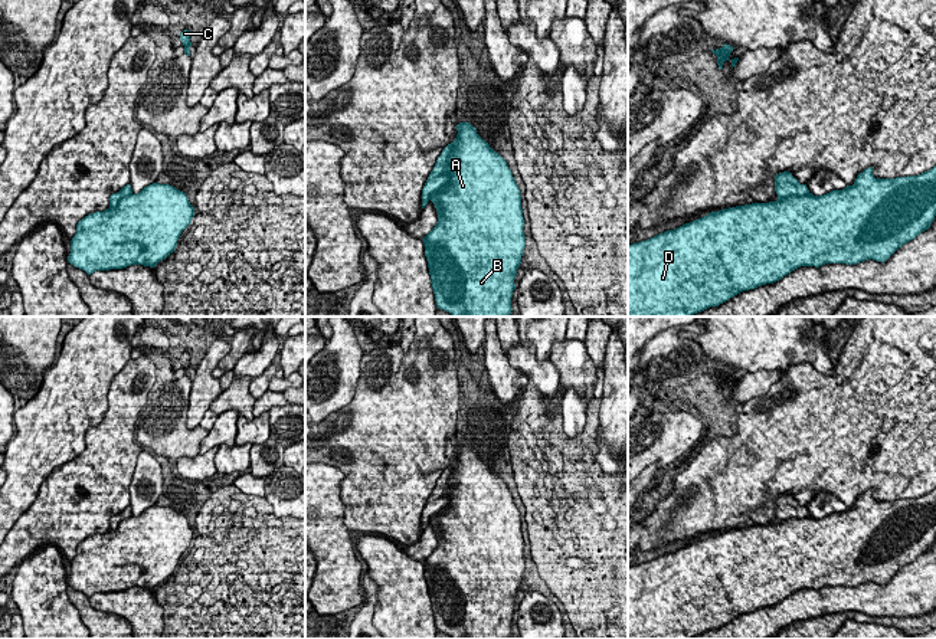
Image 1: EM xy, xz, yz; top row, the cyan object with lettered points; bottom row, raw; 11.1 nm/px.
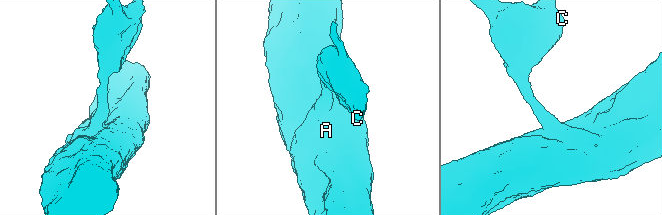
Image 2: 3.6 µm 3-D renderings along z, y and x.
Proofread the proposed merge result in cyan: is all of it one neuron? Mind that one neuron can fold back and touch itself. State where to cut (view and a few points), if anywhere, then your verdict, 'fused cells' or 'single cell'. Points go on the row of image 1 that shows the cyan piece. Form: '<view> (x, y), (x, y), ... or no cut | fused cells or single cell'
xz (454, 143), (448, 157), (448, 180), (428, 199) | fused cells

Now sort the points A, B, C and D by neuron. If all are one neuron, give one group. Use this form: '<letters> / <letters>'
A B D / C

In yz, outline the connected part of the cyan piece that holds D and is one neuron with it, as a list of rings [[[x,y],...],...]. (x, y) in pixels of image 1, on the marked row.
[[[936,166],[919,176],[876,178],[873,167],[860,173],[852,186],[832,190],[824,196],[789,196],[769,203],[752,203],[711,212],[694,222],[685,223],[674,230],[667,230],[651,239],[628,245],[628,317],[693,317],[710,307],[719,307],[734,295],[755,289],[760,285],[773,284],[801,266],[819,268],[825,263],[855,265],[868,259],[886,262],[899,248],[927,230],[936,216]]]

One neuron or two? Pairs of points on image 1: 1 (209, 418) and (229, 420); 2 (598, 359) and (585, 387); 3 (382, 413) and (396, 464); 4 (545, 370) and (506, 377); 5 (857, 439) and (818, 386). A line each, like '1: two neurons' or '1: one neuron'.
1: two neurons
2: two neurons
3: one neuron
4: two neurons
5: one neuron

